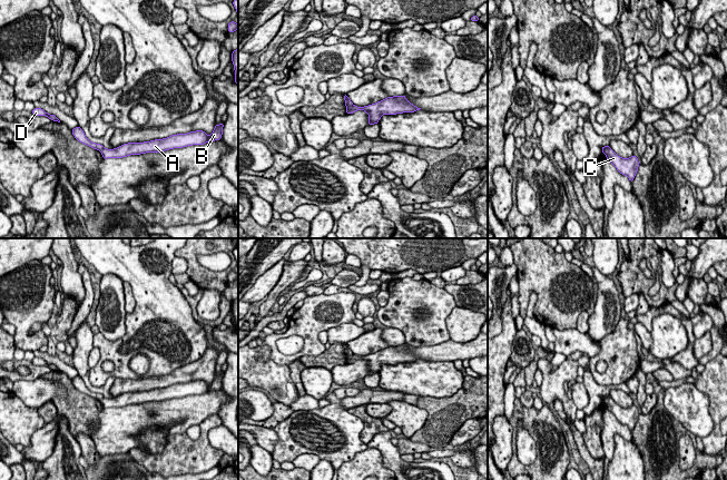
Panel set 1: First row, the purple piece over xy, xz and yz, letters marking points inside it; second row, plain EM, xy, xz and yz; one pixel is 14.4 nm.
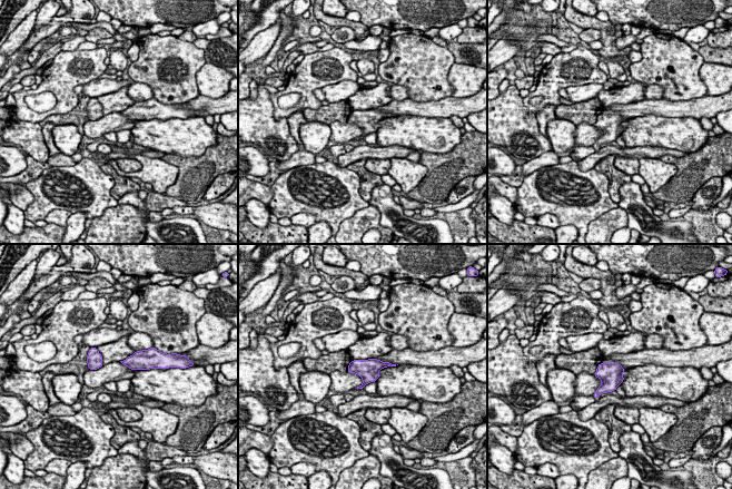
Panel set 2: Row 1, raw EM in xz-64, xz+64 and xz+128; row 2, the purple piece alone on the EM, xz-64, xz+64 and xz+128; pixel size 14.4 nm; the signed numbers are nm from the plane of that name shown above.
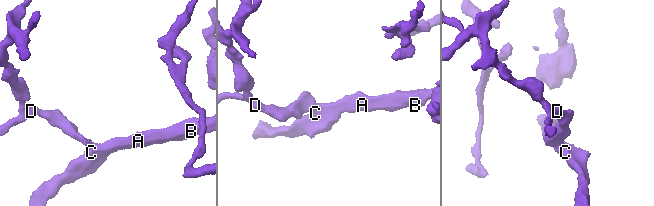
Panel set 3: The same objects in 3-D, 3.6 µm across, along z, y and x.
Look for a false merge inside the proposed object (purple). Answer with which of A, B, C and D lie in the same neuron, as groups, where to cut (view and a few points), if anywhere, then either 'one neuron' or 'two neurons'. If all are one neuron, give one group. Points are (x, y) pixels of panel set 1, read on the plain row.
groups A B C / D; cut xz (353, 354), (347, 362); two neurons

